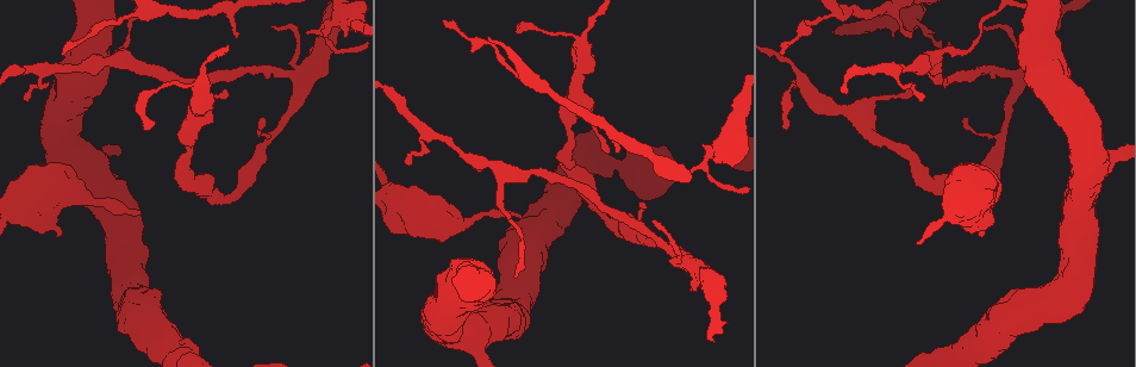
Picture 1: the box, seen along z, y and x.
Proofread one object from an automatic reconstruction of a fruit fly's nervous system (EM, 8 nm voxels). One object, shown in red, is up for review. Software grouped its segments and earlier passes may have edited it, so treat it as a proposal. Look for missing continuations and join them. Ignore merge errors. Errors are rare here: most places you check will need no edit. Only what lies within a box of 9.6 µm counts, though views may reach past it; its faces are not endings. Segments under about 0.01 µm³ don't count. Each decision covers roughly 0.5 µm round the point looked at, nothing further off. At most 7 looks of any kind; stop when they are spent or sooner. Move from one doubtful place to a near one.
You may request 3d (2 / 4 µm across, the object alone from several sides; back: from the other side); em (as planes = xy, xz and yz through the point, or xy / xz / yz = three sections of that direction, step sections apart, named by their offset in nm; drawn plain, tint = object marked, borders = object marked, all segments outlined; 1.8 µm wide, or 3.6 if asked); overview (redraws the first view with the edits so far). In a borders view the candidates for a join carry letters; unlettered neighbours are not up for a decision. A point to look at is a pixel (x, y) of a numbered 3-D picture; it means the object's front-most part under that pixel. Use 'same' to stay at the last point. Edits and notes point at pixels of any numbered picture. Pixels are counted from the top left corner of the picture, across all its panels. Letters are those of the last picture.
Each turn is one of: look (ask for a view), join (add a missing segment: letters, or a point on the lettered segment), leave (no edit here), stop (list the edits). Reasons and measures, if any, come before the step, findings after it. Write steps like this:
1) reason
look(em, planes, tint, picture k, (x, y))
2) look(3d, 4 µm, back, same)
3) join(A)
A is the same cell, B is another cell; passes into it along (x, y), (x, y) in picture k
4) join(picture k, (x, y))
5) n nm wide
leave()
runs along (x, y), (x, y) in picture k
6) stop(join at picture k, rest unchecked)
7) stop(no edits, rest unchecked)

thin end
look(em, planes, borders, picture 1, (520, 217))

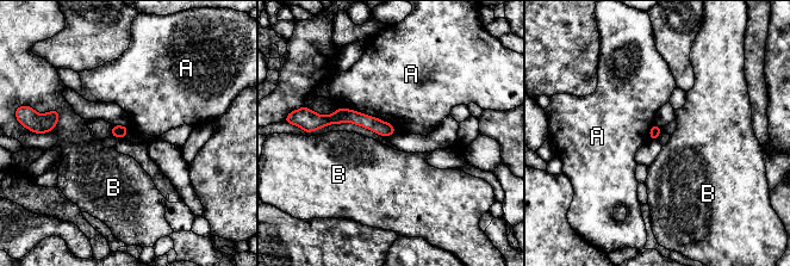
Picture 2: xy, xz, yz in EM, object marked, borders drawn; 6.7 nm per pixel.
leave()
A and B are other cells; none of them fits

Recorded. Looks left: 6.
look(3d, 4 µm, picture 1, (981, 234))

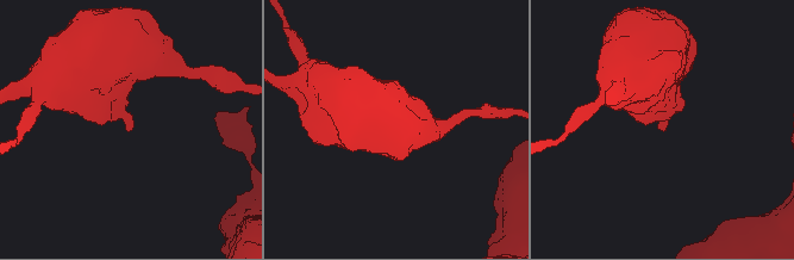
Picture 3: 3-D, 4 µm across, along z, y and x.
shape alone is not enough
look(em, planes, borders, picture 3, (131, 128))

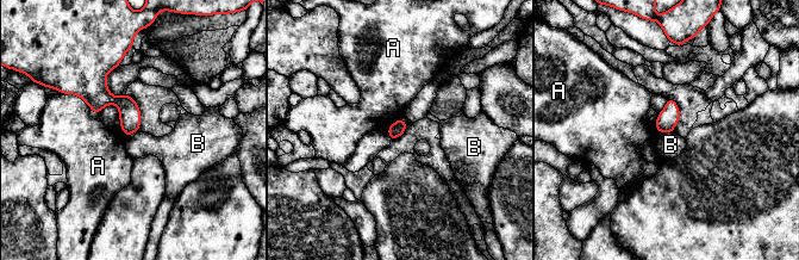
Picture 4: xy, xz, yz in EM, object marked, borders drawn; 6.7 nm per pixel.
A touches over 300 nm
leave()
A and B are other cells; border along (138, 130), (126, 136) in picture 4; none of them fits

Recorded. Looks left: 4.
an open end
look(em, 3.6 µm, planes, borders, picture 1, (892, 37))

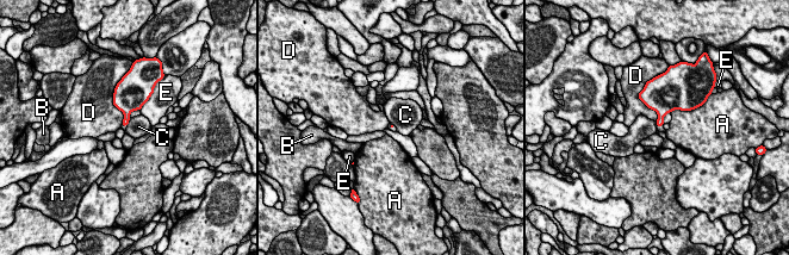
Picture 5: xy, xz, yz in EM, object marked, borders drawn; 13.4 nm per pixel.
D touches over 550 nm
leave()
A, B, C, D and E are other cells; border along (130, 118), (126, 124) in picture 5; no lettered segment goes on from it

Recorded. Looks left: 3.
stop(no edits, rest unchecked)

